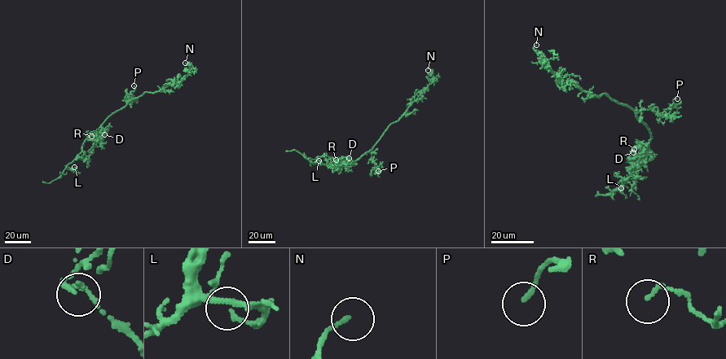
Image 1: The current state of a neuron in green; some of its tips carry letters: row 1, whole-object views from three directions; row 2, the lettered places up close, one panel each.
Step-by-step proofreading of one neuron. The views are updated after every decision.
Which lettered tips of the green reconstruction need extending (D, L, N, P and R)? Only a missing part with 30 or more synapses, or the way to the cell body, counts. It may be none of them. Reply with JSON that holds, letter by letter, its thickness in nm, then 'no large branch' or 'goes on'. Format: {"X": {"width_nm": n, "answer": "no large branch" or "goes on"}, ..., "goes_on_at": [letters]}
{"D": {"width_nm": 200, "answer": "no large branch"}, "L": {"width_nm": 130, "answer": "no large branch"}, "N": {"width_nm": 120, "answer": "no large branch"}, "P": {"width_nm": 140, "answer": "no large branch"}, "R": {"width_nm": 110, "answer": "no large branch"}, "goes_on_at": []}

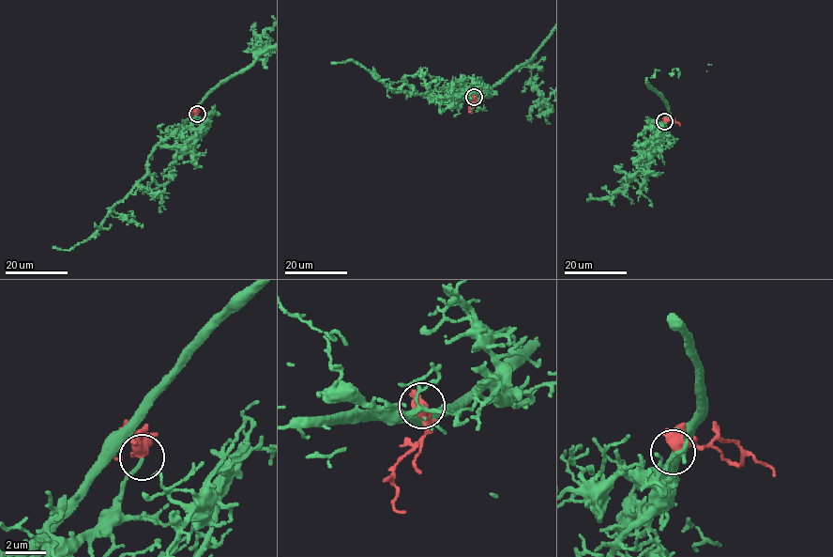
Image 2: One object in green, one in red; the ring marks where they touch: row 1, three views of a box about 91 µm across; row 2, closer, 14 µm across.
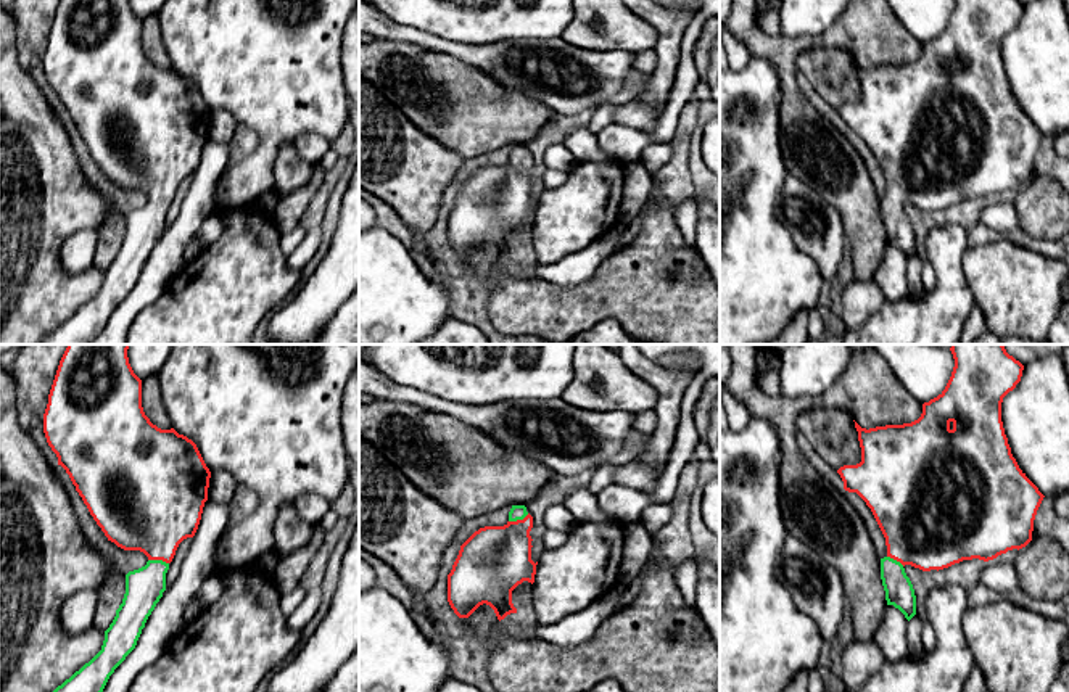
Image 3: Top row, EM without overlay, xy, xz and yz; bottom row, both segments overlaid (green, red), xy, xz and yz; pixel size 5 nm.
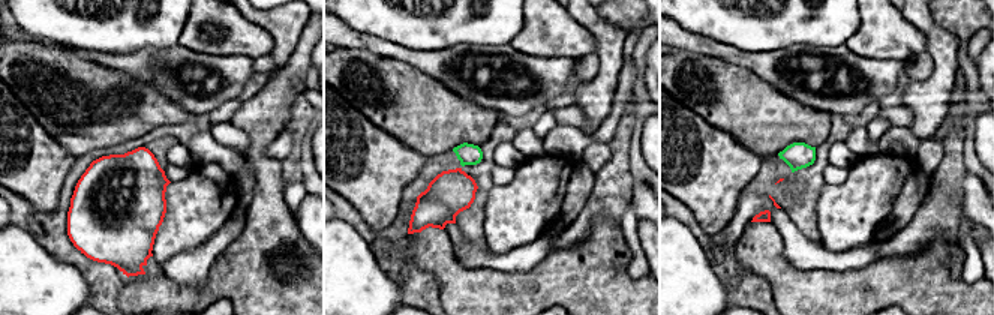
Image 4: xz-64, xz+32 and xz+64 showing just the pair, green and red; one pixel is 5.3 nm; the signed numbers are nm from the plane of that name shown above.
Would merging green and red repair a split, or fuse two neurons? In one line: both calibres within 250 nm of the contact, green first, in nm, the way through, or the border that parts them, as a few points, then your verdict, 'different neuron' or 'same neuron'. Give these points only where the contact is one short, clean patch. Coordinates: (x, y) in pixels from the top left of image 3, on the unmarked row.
190/420 nm | across xy (144, 227), (152, 218), (158, 200), (153, 150) | same neuron

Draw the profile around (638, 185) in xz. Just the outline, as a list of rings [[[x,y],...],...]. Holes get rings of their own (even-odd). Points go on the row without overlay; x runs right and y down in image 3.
[[[641,161],[625,164],[625,185],[613,227],[626,229],[644,209],[654,190],[654,174]]]

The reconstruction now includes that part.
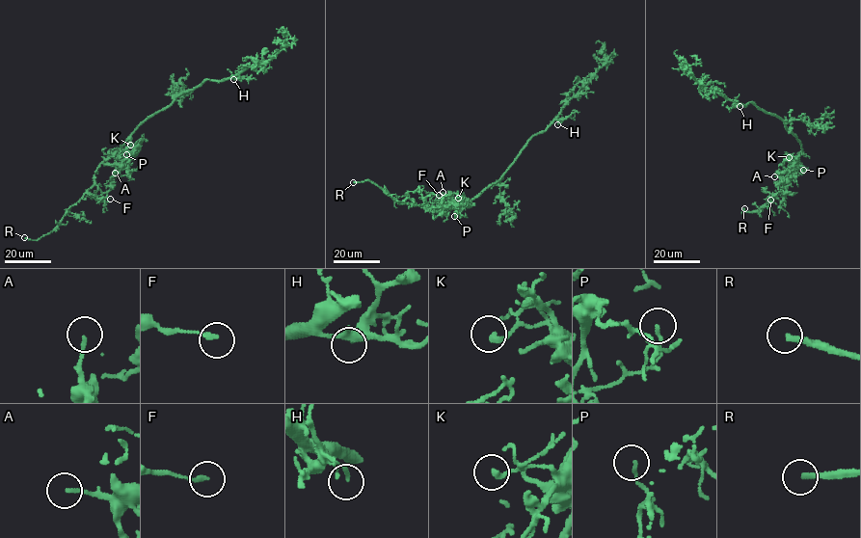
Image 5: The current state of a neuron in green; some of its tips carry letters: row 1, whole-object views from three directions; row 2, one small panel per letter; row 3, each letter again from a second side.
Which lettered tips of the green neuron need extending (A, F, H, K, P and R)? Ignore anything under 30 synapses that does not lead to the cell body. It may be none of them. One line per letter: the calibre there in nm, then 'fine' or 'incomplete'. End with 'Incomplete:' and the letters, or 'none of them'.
A: calibre 140 nm; fine
F: calibre 170 nm; fine
H: calibre 130 nm; fine
K: calibre 240 nm; fine
P: calibre 120 nm; fine
R: calibre 260 nm; incomplete
Incomplete: R

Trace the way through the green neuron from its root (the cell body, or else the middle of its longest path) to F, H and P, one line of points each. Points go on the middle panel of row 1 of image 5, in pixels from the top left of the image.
F: (493, 184), (458, 209), (423, 207), (428, 195), (439, 195)
H: (493, 184), (532, 137), (544, 132), (554, 120), (557, 124)
P: (493, 184), (462, 207), (456, 208), (454, 204), (458, 206), (454, 216)

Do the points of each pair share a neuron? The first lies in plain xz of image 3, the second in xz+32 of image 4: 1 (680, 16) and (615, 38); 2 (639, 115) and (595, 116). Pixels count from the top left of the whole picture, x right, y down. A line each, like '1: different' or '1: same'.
1: same
2: different

